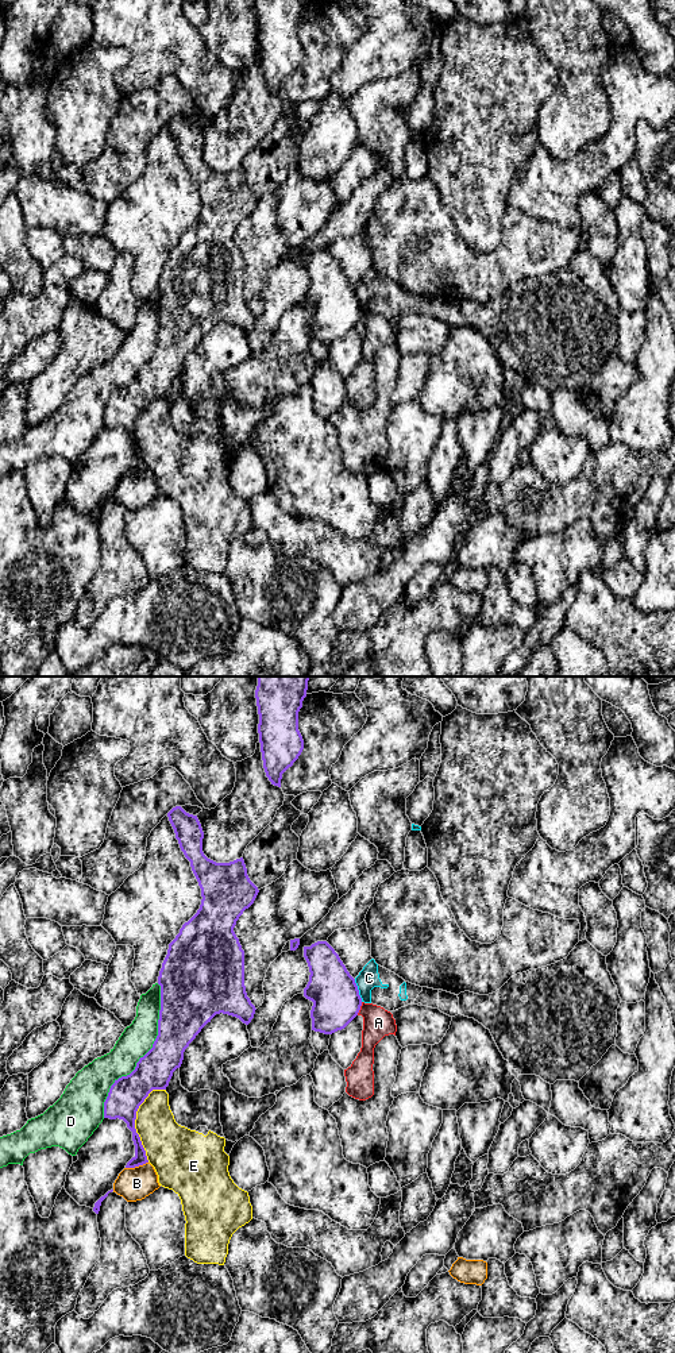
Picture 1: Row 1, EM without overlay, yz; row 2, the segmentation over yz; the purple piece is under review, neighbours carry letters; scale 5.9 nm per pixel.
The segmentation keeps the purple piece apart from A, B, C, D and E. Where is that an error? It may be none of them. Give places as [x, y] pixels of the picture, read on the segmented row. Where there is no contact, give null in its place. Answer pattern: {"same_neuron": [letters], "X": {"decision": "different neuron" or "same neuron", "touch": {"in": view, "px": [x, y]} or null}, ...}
{"same_neuron": [], "A": {"decision": "different neuron", "touch": {"in": "yz", "px": [359, 1009]}}, "B": {"decision": "different neuron", "touch": {"in": "yz", "px": [137, 1165]}}, "C": {"decision": "different neuron", "touch": {"in": "yz", "px": [358, 990]}}, "D": {"decision": "different neuron", "touch": {"in": "yz", "px": [146, 1053]}}, "E": {"decision": "different neuron", "touch": {"in": "yz", "px": [135, 1118]}}}

